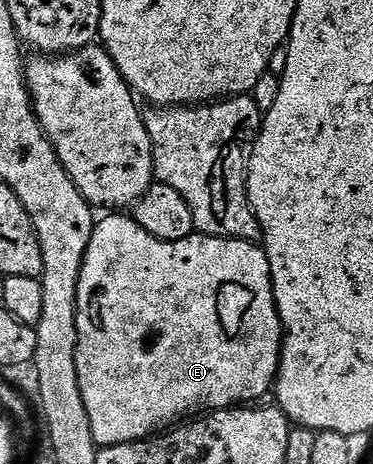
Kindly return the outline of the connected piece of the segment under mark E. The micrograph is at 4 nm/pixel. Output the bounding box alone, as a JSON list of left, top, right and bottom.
[76,215,282,447]

